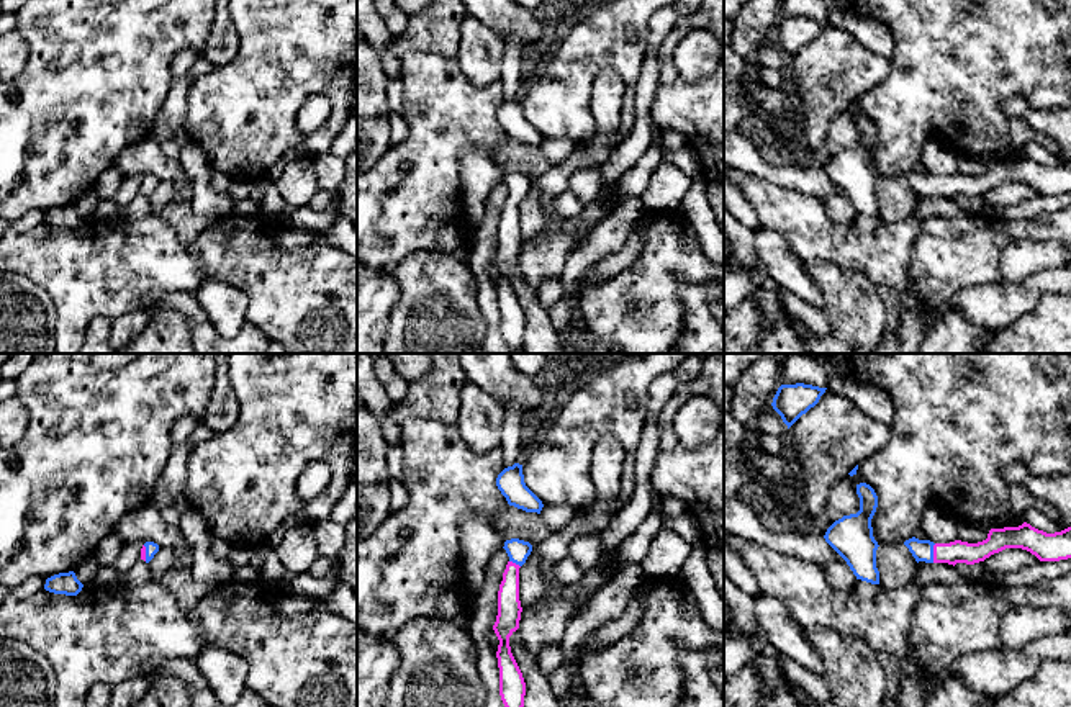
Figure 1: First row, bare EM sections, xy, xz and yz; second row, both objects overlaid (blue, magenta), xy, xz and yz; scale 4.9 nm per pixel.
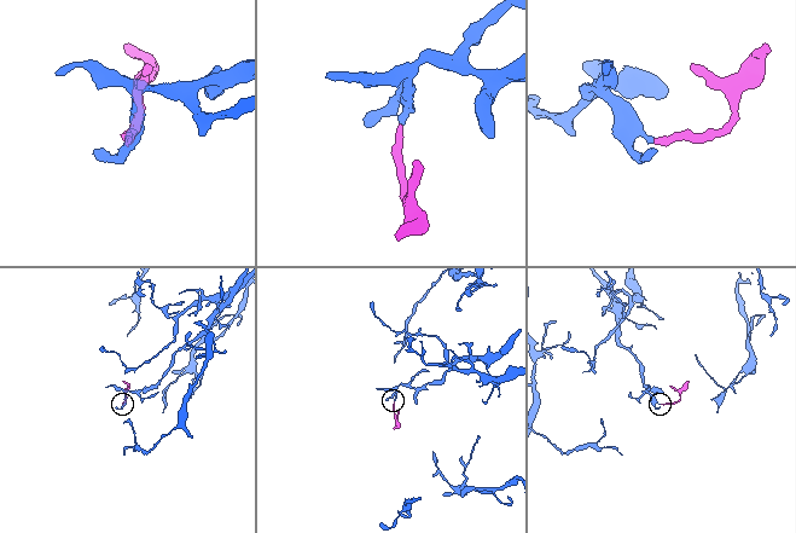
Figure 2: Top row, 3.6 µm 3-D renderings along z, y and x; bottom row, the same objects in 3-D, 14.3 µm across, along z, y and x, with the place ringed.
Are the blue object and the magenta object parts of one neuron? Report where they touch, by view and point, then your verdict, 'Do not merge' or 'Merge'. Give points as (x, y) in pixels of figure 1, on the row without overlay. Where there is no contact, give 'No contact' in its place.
Touches blue at yz (932, 187). Merge

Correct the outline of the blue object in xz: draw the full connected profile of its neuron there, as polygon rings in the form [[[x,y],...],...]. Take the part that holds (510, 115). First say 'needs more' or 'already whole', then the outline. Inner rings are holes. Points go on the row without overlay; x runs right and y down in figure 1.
already whole | [[[514,97],[513,100],[504,101],[498,111],[496,119],[501,128],[506,131],[509,139],[522,142],[526,146],[540,147],[544,137],[542,134],[526,119],[522,98]]]

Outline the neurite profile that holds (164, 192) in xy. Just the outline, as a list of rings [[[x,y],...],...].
[[[160,180],[149,195],[152,213],[160,216],[162,209],[175,198],[178,188],[172,182]]]

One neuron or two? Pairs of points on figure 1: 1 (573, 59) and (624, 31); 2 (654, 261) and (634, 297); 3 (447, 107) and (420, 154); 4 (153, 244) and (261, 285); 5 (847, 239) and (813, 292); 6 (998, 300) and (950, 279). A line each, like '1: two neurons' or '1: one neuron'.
1: one neuron
2: one neuron
3: one neuron
4: two neurons
5: two neurons
6: two neurons

